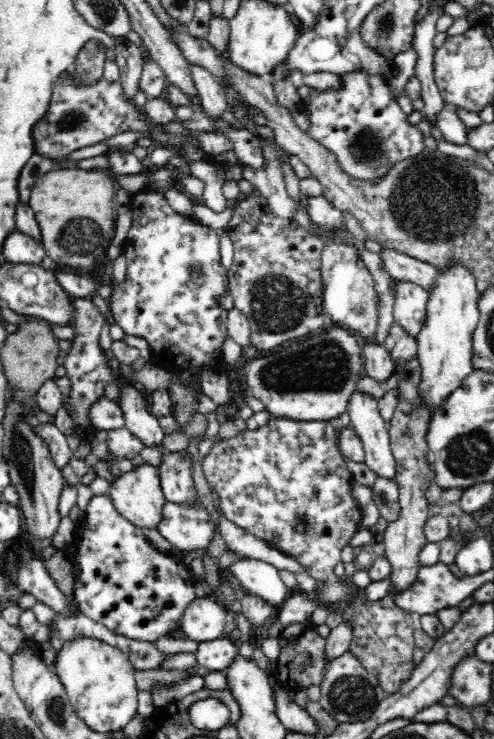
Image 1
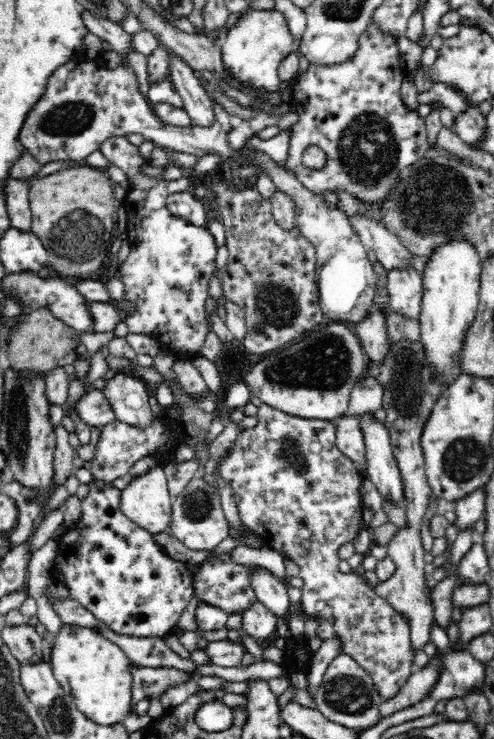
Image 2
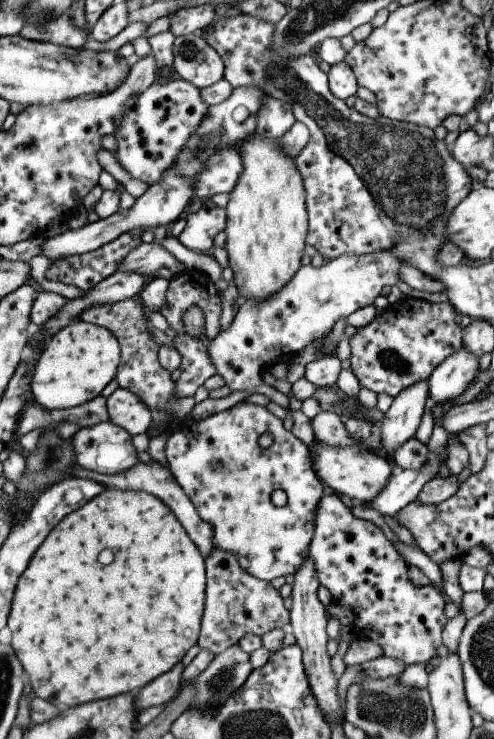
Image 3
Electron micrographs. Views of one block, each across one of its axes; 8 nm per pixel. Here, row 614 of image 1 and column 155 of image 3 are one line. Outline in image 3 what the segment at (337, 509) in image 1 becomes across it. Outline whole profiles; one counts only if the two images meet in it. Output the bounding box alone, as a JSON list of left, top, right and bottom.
[80,298,197,420]

